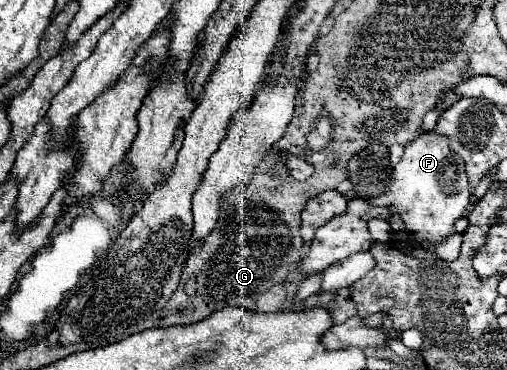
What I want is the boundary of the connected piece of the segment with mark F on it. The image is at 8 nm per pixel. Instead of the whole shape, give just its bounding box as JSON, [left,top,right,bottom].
[368,130,470,244]

